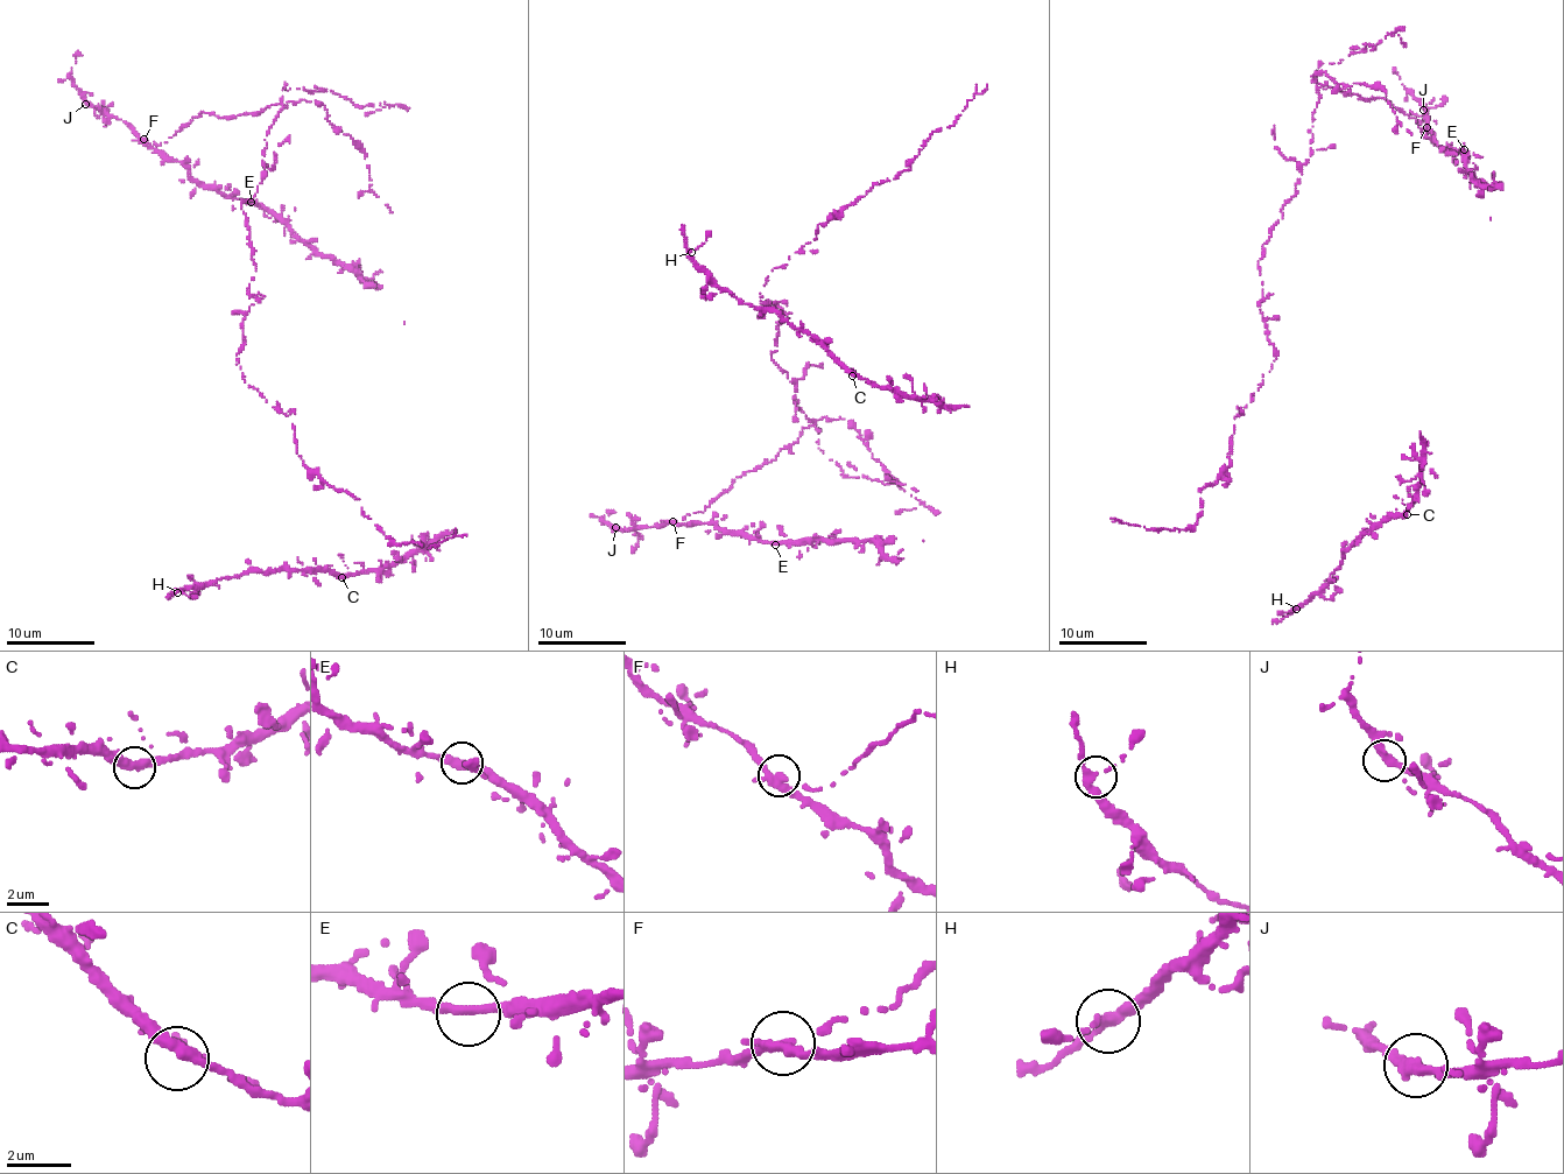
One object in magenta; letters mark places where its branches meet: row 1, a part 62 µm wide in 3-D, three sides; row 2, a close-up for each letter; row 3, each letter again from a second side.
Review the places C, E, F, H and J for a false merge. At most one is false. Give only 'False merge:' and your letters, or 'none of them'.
False merge: F

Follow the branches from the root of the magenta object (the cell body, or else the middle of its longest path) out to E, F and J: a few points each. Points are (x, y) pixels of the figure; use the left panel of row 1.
E: (249, 237), (241, 204), (262, 181), (282, 105), (235, 118), (203, 112), (149, 143), (199, 182), (251, 202)
F: (249, 237), (241, 204), (262, 181), (267, 131), (282, 105), (235, 118), (203, 112), (167, 142), (143, 138)
J: (249, 237), (241, 204), (262, 181), (267, 131), (282, 105), (235, 118), (203, 112), (159, 145), (85, 104)

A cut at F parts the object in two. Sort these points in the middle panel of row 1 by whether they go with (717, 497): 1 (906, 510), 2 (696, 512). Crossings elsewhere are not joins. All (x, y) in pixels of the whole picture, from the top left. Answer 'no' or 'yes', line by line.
1: yes
2: yes

